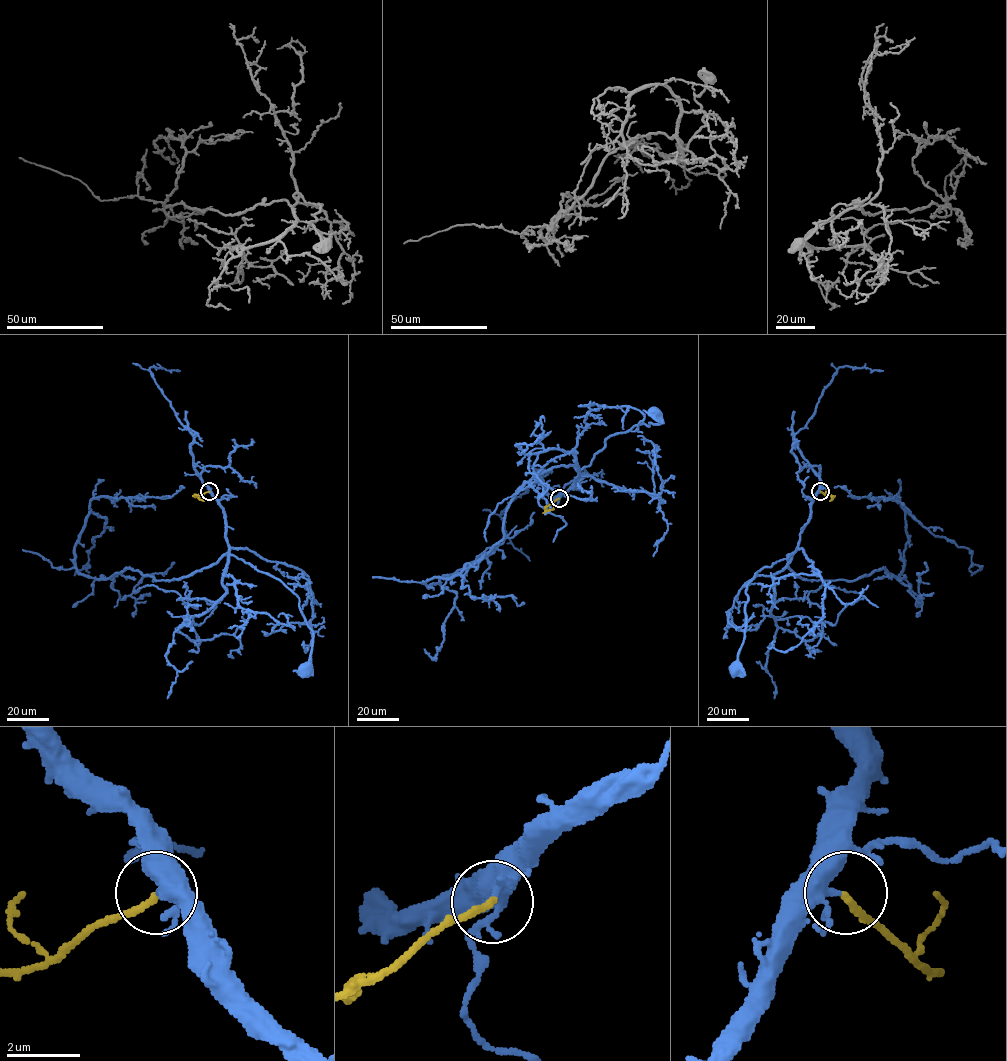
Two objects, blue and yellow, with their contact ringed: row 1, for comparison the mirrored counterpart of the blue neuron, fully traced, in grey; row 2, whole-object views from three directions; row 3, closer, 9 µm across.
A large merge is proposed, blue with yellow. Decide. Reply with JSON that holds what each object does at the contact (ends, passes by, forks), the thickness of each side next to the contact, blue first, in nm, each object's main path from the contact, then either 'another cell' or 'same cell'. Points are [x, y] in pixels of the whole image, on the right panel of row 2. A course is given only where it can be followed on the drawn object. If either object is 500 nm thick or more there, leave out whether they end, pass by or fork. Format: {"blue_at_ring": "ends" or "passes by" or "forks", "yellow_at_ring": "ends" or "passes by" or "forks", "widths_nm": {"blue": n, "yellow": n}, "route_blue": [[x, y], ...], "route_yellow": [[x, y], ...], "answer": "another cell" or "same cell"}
{"blue_at_ring": "passes by", "yellow_at_ring": "ends", "widths_nm": {"blue": 320, "yellow": 180}, "route_blue": [[820, 491], [797, 550], [762, 568], [747, 584], [744, 641], [735, 668]], "route_yellow": [[820, 491], [832, 495], [829, 501]], "answer": "same cell"}

